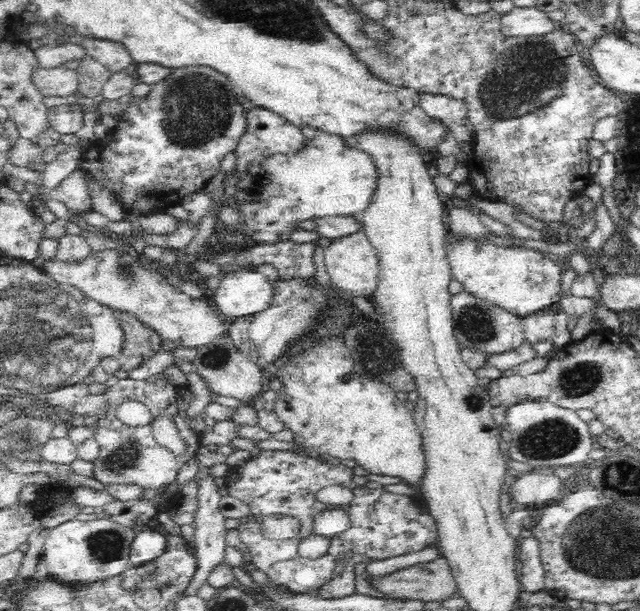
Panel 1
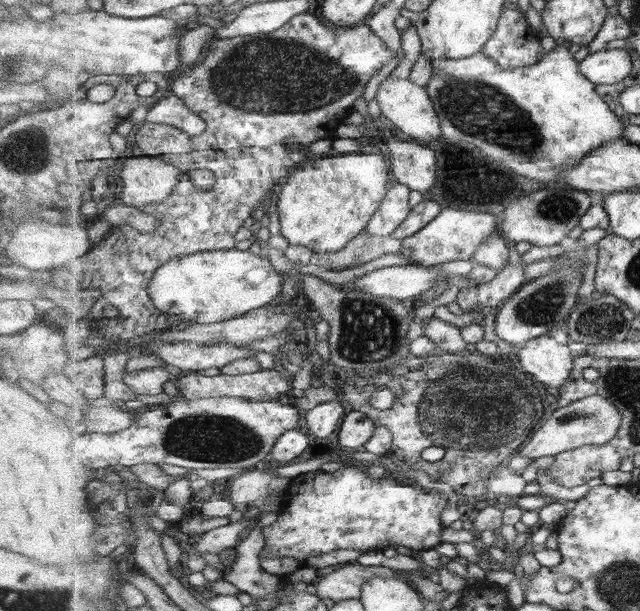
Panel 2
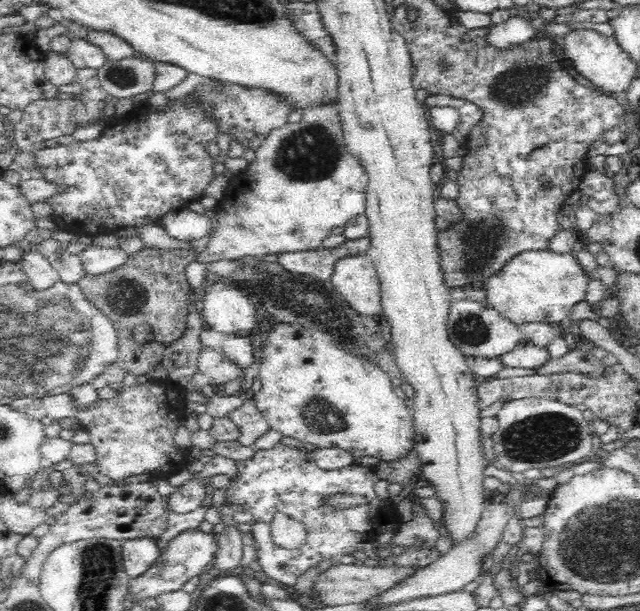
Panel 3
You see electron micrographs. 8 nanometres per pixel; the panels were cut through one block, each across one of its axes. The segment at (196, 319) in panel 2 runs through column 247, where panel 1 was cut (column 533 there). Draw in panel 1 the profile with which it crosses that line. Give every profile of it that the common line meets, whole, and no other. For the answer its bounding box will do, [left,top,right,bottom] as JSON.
[447,236,566,318]

